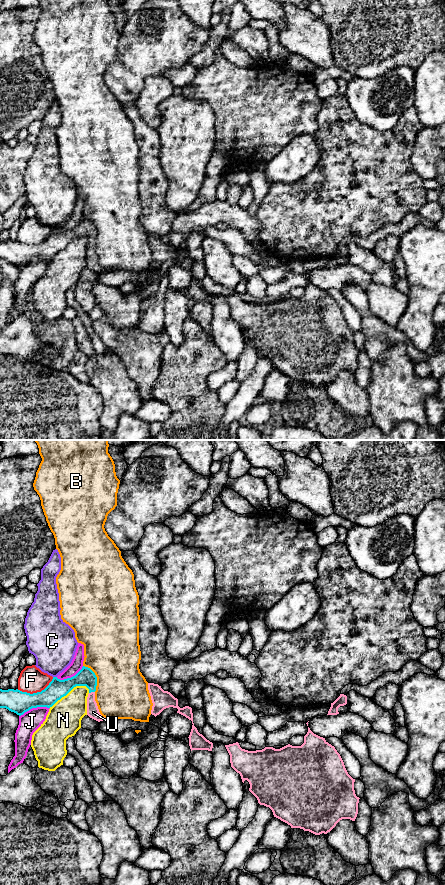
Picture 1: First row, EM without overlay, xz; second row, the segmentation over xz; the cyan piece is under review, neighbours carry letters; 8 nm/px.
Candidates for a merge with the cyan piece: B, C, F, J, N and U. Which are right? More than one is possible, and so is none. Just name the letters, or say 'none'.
U

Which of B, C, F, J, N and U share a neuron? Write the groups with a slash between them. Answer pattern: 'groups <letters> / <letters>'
groups B / C / F / J / N / U

